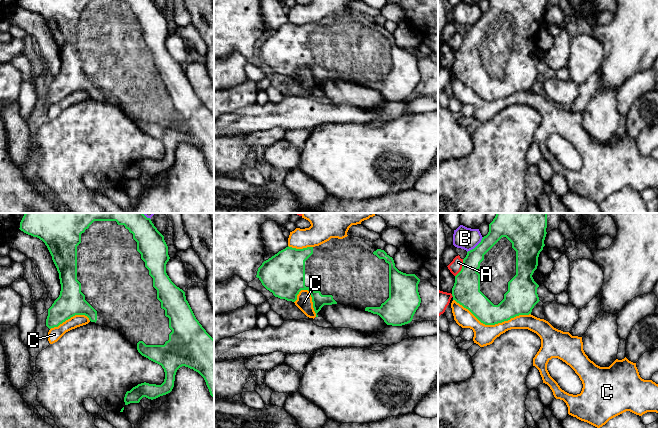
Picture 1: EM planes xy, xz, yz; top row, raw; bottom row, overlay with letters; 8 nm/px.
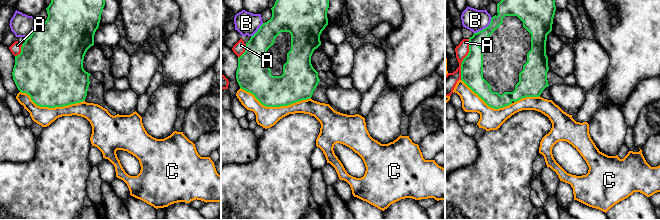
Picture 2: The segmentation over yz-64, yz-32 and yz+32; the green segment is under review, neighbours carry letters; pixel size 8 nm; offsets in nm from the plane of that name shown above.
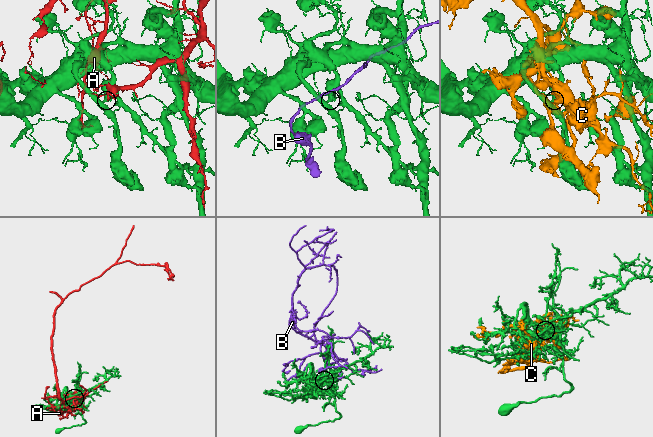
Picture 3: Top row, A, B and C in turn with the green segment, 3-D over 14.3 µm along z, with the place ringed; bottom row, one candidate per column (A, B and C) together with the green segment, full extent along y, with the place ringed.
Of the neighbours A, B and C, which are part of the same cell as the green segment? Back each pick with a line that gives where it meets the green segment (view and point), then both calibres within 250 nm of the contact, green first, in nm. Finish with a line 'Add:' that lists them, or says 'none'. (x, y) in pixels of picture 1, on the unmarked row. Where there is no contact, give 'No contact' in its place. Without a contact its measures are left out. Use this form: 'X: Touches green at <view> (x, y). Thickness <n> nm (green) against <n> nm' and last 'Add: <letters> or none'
C: Touches green at yz (492, 100). Thickness 200 nm (green) against 170 nm
Add: C

